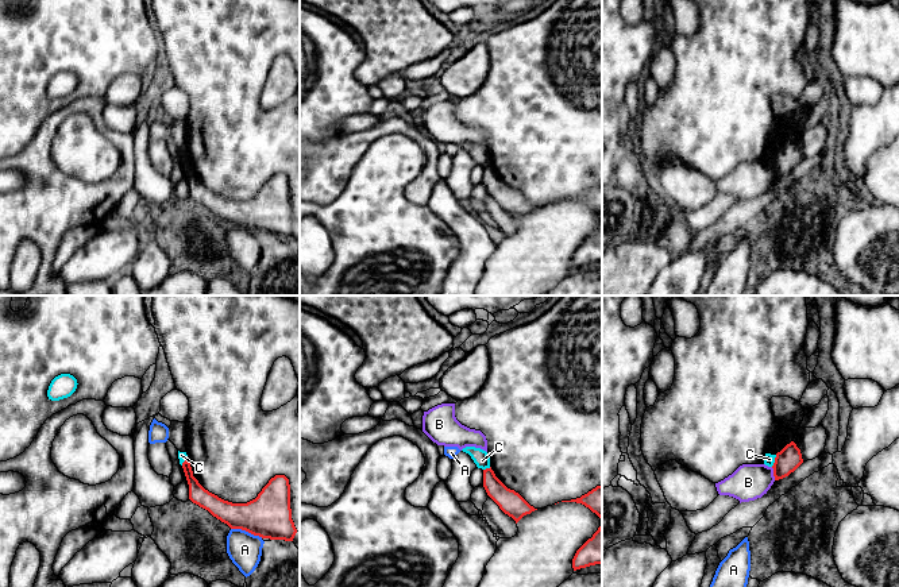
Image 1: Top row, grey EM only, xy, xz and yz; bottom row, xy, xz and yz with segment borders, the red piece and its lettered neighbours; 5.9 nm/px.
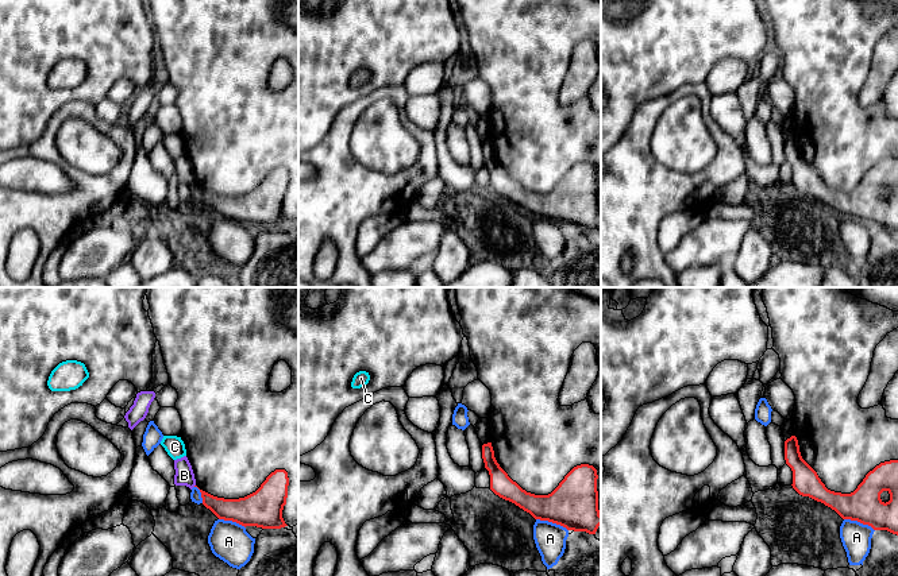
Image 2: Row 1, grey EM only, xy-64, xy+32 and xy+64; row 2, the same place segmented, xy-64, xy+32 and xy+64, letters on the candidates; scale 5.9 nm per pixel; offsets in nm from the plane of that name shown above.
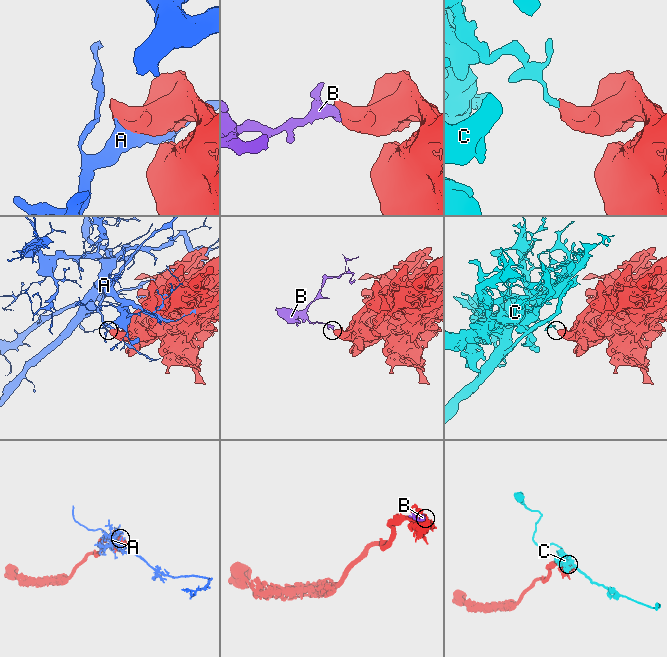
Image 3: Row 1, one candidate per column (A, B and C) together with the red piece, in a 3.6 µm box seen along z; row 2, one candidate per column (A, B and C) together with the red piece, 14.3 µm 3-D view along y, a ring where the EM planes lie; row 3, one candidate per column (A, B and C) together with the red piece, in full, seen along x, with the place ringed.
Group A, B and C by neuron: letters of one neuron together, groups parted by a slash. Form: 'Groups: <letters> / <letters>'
Groups: A / B / C

